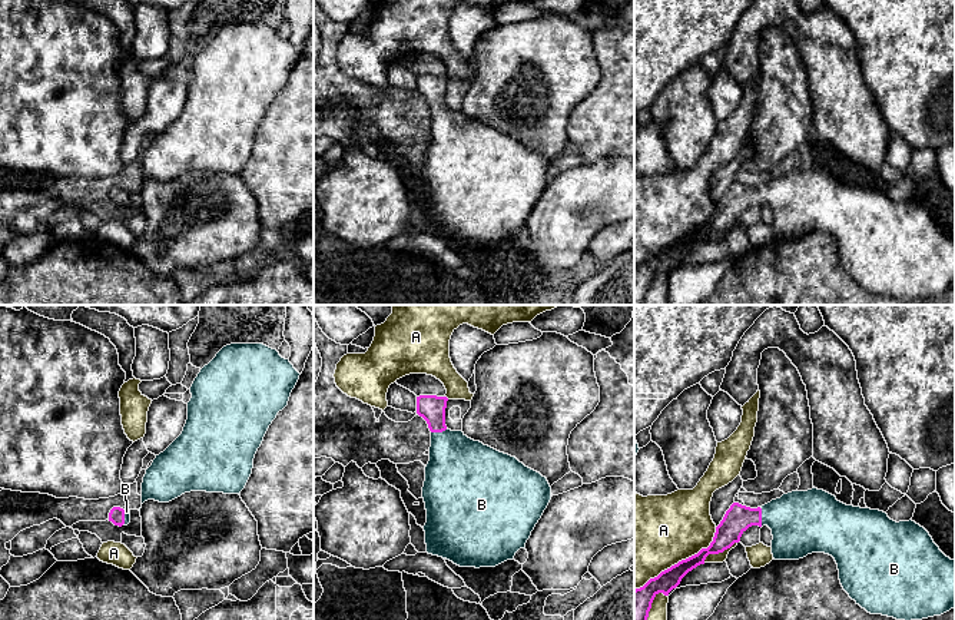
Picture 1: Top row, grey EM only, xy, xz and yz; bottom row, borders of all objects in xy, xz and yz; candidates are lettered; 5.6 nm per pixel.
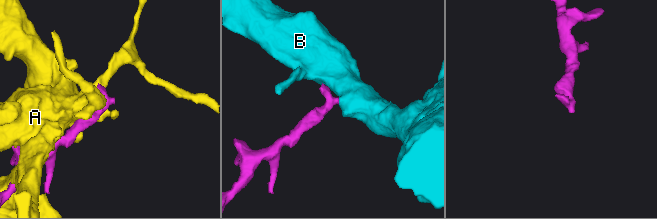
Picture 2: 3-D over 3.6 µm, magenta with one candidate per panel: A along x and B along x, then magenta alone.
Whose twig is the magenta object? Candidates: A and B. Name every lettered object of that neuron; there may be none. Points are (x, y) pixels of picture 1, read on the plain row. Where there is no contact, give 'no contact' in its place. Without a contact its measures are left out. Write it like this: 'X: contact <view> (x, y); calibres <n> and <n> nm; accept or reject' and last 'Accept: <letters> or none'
A: contact yz (682, 239); calibres 120 and 440 nm; reject
B: contact yz (760, 196); calibres 160 and 360 nm; accept
Accept: B

